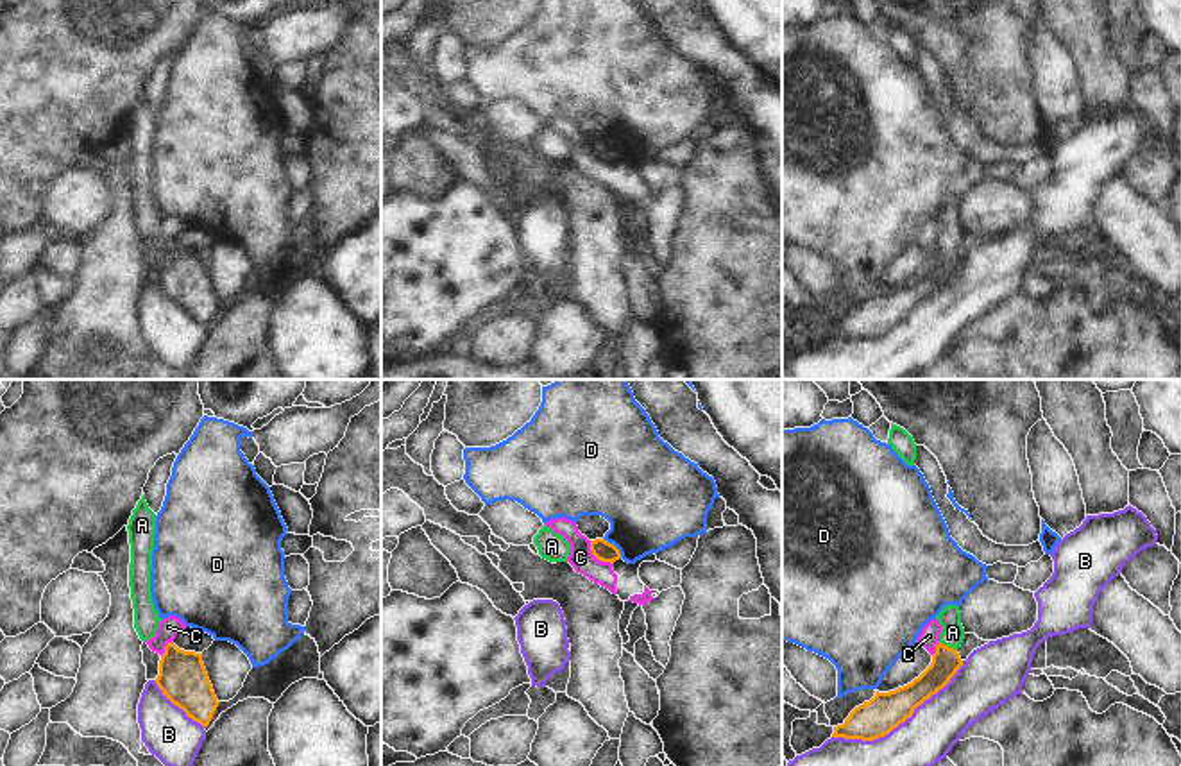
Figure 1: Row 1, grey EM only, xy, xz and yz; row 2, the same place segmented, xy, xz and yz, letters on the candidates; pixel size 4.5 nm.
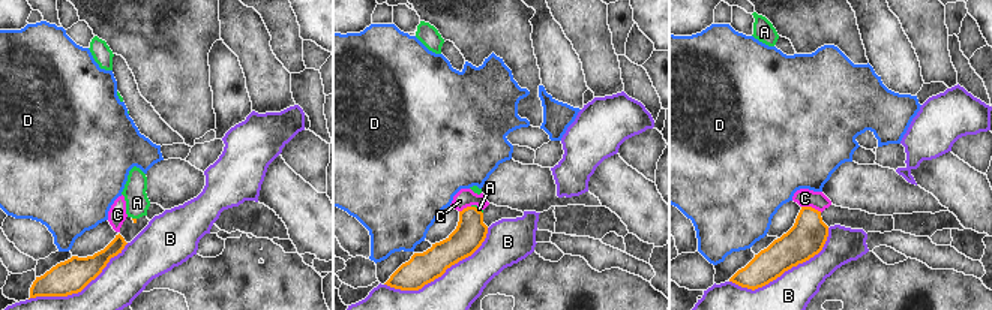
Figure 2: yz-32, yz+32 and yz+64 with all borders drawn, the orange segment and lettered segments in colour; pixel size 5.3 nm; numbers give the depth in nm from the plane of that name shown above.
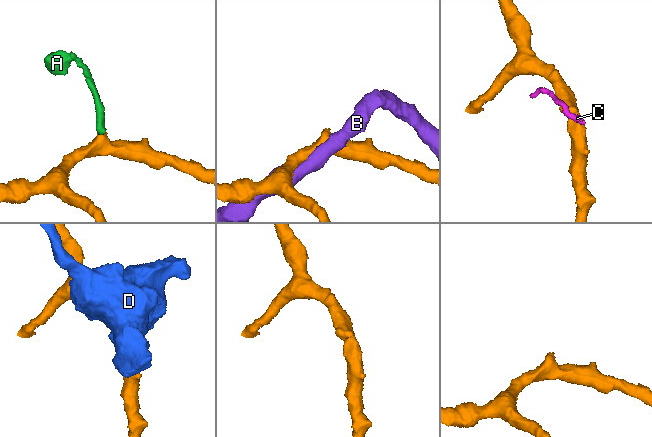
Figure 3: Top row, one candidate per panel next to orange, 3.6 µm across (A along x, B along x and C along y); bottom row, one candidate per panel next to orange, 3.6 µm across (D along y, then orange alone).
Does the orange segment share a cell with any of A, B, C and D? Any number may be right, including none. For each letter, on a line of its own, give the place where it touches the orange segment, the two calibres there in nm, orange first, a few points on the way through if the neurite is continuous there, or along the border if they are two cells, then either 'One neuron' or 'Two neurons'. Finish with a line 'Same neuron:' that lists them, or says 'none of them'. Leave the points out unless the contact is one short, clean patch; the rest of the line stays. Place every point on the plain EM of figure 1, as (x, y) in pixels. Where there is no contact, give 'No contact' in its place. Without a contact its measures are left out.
A: Touches orange at yz (947, 246). Thickness 130 nm (orange) against 110 nm. Path across: yz (945, 262), (947, 246), (952, 231). One neuron
B: Touches orange at yz (900, 321). Thickness 170 nm (orange) against 300 nm. Two neurons
C: Touches orange at xz (596, 156). Thickness 90 nm (orange) against 110 nm. Boundary: xz (589, 140), (589, 149), (598, 158), (612, 163). Two neurons
D: Touches orange at xz (614, 145). Thickness 90 nm (orange) against 400 nm. Boundary: xz (603, 136), (621, 156). Two neurons
Same neuron: A

